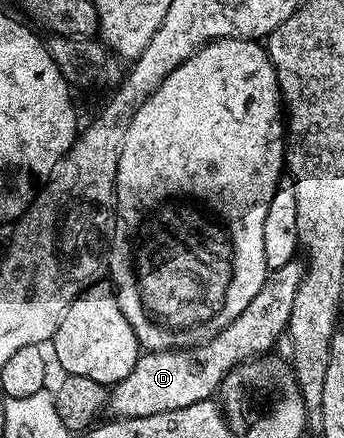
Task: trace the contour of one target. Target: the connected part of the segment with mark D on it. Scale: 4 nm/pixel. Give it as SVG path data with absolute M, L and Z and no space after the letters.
M294 259L290 263L286 263L286 267L271 270L268 278L262 283L262 291L258 291L258 295L254 295L254 299L250 299L250 307L246 307L246 311L242 311L242 315L238 315L238 319L234 319L234 323L227 325L221 333L213 333L205 343L197 344L196 353L181 351L179 348L163 349L157 353L141 352L134 371L130 371L130 375L126 375L126 379L122 379L117 385L111 386L106 402L107 408L109 410L112 408L111 416L119 419L162 415L162 411L178 411L178 407L190 407L190 403L215 398L227 373L249 359L255 359L275 350L272 348L275 347L276 340L279 337L281 340L285 336L290 323L290 313L294 311L294 297L298 295L298 287L304 278L305 268L303 260Z

